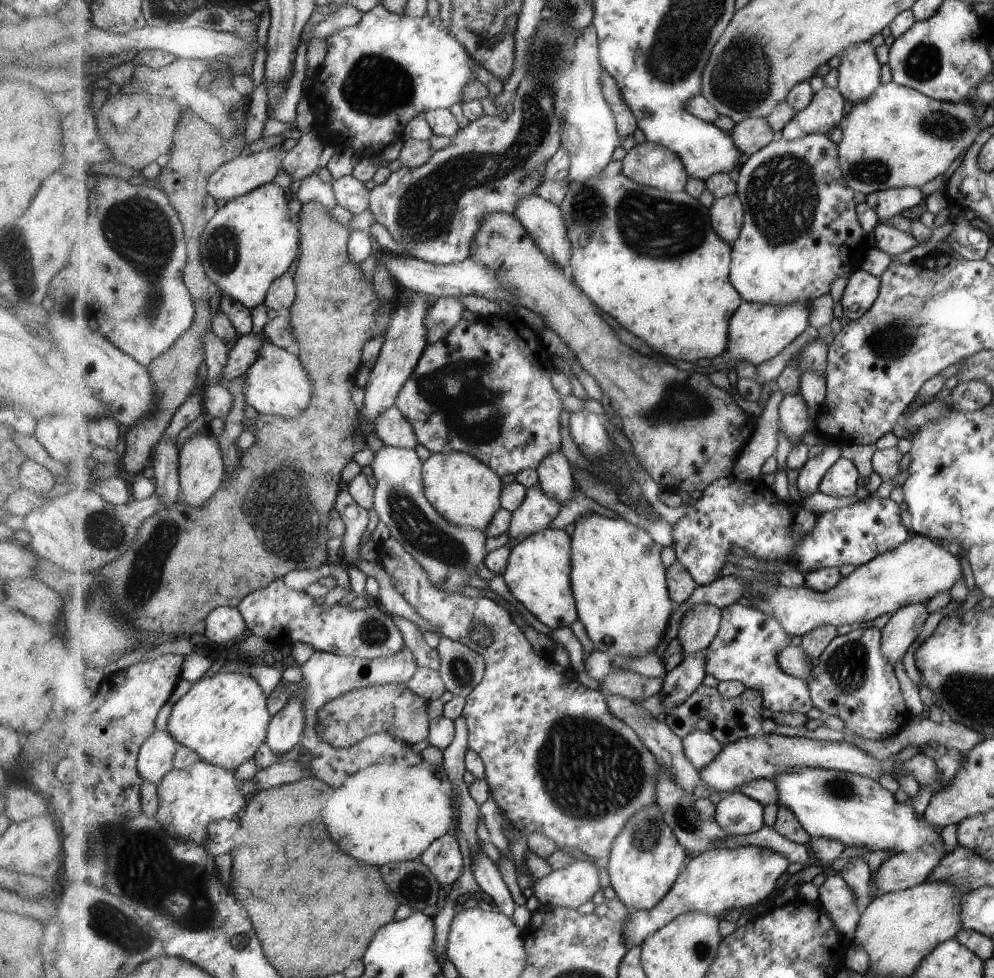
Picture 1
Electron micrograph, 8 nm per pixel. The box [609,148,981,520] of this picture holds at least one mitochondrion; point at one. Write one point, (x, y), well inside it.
(780, 192)

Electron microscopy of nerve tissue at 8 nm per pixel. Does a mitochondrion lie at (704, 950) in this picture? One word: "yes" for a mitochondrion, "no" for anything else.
yes

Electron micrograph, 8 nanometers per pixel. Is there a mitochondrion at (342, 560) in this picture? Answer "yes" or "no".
no

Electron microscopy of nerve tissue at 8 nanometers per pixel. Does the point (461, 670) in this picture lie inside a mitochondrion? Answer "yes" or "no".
yes

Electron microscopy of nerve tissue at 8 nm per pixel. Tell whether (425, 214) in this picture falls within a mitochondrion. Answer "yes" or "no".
yes

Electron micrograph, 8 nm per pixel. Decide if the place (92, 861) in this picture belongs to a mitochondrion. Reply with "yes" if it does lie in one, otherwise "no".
yes

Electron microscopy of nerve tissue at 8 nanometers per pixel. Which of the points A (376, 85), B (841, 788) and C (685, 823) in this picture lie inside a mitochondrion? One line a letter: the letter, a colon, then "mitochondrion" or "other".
A: mitochondrion
B: mitochondrion
C: mitochondrion

